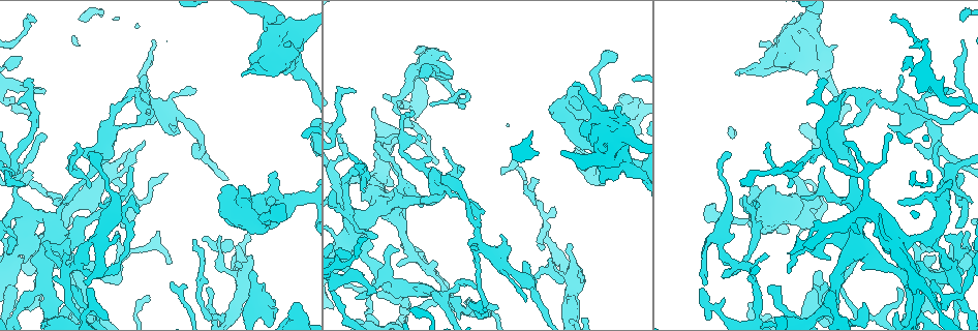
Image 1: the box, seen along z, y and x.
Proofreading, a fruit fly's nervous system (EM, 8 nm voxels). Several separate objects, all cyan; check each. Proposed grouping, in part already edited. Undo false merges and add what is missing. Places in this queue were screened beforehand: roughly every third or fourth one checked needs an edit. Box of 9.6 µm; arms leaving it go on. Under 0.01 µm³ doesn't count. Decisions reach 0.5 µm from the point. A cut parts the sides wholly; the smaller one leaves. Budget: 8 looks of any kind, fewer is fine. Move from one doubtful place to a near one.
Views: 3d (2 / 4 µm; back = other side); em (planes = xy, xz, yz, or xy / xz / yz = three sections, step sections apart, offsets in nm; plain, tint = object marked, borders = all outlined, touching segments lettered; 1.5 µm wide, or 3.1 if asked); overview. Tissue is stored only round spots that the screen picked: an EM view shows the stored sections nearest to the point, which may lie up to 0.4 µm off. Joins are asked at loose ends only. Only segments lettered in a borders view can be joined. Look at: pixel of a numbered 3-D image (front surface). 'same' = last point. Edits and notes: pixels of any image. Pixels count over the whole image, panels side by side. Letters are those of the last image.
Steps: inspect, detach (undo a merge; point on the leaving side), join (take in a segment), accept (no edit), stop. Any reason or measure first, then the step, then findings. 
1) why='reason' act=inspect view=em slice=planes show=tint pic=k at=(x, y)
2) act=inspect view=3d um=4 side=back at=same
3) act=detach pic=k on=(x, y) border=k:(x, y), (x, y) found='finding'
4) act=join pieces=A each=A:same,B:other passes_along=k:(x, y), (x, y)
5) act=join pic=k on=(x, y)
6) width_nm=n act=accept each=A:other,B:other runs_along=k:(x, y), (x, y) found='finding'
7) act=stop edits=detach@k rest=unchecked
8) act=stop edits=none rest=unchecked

why='thin end' act=inspect view=3d um=2 pic=1 at=(960, 41)

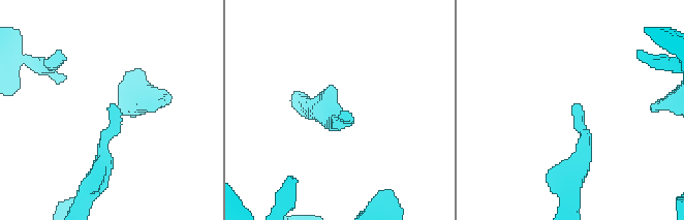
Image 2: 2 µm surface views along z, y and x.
act=inspect view=em slice=planes show=borders pic=2 at=(340, 112)

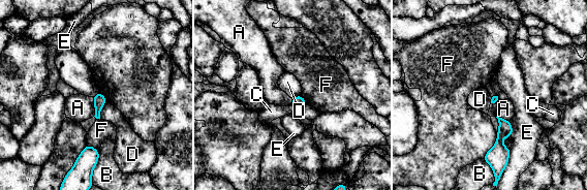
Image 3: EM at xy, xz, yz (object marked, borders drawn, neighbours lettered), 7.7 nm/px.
act=accept each=A:other,B:other,C:other,D:other,E:other,F:other border=3:(106, 101), (99, 118) found='none of them fits'

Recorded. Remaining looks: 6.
act=inspect view=3d um=4 pic=1 at=(899, 104)

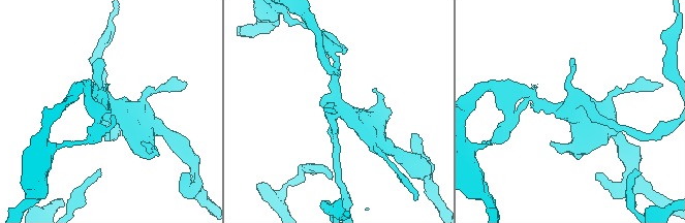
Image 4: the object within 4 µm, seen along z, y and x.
act=inspect view=em slice=planes show=tint pic=4 at=(572, 109)

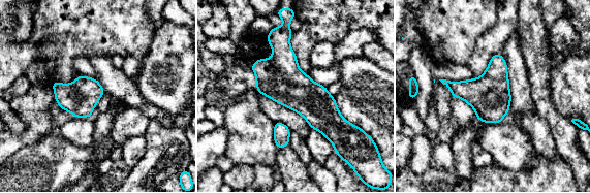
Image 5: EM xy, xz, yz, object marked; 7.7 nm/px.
act=inspect view=em slice=planes show=borders at=same

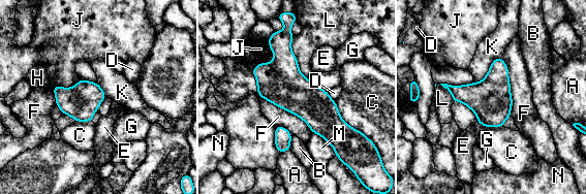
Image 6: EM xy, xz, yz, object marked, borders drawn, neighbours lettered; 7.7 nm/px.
longest_contact=F:480nm act=accept each=A:other,B:other,C:other,D:other,E:other,F:other,G:other,H:other,J:other,K:other,L:other,M:other,N:other runs_along=6:(285, 37), (285, 81), (336, 146) found='continuous, no second cell'

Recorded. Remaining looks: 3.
why='tapers out' act=inspect view=3d um=4 pic=1 at=(551, 259)

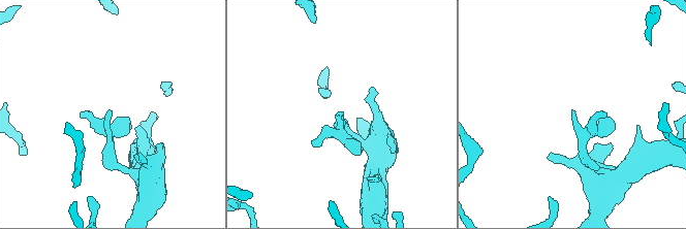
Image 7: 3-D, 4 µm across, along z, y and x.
why='shape alone is not enough' act=inspect view=em slice=xy step=4 show=tint pic=7 at=(111, 111)

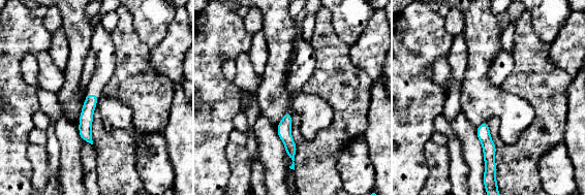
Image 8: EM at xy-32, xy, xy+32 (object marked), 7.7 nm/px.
why='another direction' act=inspect view=em slice=planes show=borders at=same

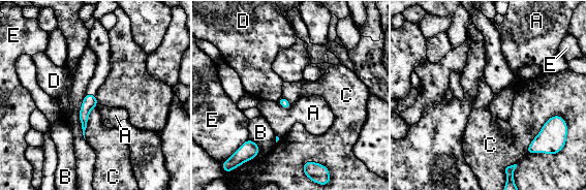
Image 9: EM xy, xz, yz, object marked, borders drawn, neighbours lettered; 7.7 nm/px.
longest_contact=C:400nm act=accept each=A:other,B:other,C:other,D:other,E:other border=9:(558, 115), (544, 124), (527, 154) found='no lettered segment goes on from it'

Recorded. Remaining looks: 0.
act=stop edits=none rest=unchecked

